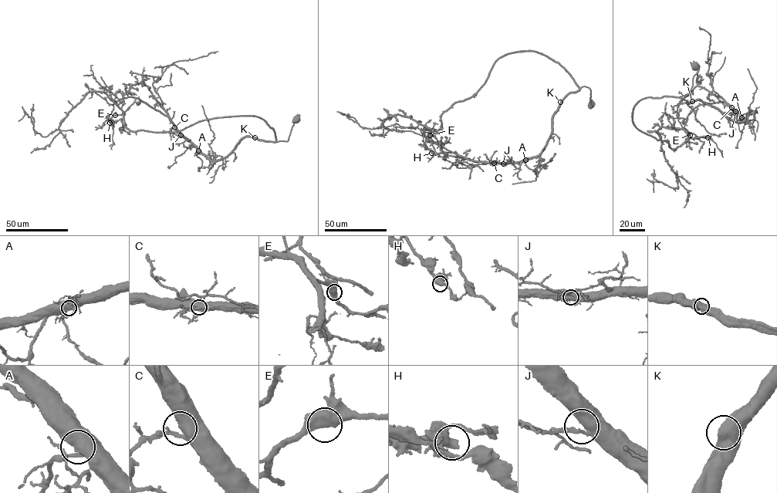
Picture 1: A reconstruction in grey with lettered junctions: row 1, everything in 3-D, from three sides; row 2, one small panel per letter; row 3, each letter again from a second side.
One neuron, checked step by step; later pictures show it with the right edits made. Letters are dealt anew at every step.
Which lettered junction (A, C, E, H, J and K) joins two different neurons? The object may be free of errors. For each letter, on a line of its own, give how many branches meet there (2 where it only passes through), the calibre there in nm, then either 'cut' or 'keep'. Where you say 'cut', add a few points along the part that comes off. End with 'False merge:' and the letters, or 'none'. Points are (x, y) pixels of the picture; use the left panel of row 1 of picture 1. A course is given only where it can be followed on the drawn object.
A: 2 | 600 nm | keep
C: 2 | 500 nm | keep
E: 2 | 600 nm | keep
H: 2 | 550 nm | keep
J: 2 | 550 nm | keep
K: 2 | 600 nm | keep
False merge: none

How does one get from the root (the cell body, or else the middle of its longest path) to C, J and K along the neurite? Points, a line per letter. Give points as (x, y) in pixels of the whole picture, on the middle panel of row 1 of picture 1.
C: (592, 105), (589, 87), (582, 86), (571, 92), (555, 113), (552, 132), (544, 150), (518, 161), (494, 163)
J: (592, 105), (589, 87), (582, 86), (571, 92), (555, 113), (552, 132), (544, 150), (529, 158), (503, 163)
K: (592, 105), (589, 88), (582, 86), (571, 92), (560, 102)

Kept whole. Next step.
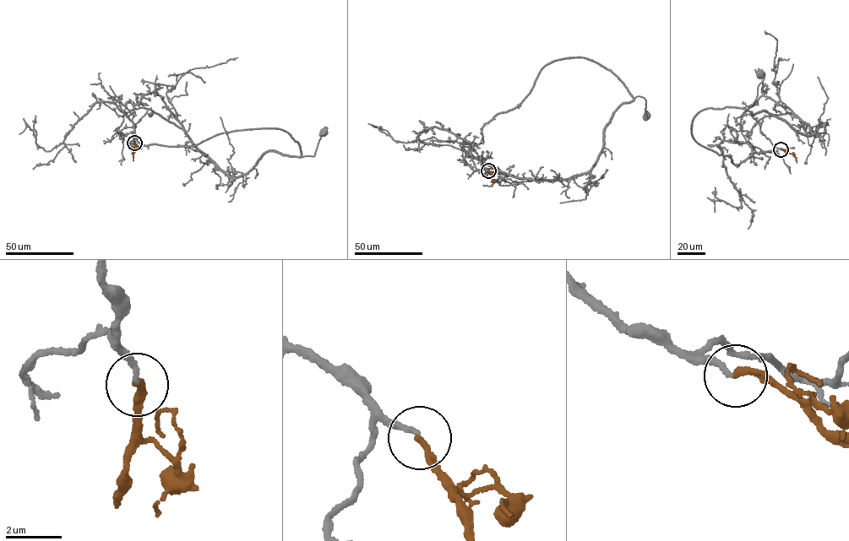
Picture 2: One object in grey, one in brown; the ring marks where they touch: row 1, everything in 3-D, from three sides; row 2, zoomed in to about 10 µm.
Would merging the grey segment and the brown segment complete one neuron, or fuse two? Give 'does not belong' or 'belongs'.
belongs

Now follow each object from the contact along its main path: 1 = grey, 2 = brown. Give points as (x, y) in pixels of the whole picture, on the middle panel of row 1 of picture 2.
1: (488, 170), (481, 157), (520, 178), (571, 177), (595, 163), (606, 124), (622, 105), (644, 98), (647, 116)
2: (488, 170), (491, 178), (497, 181)

